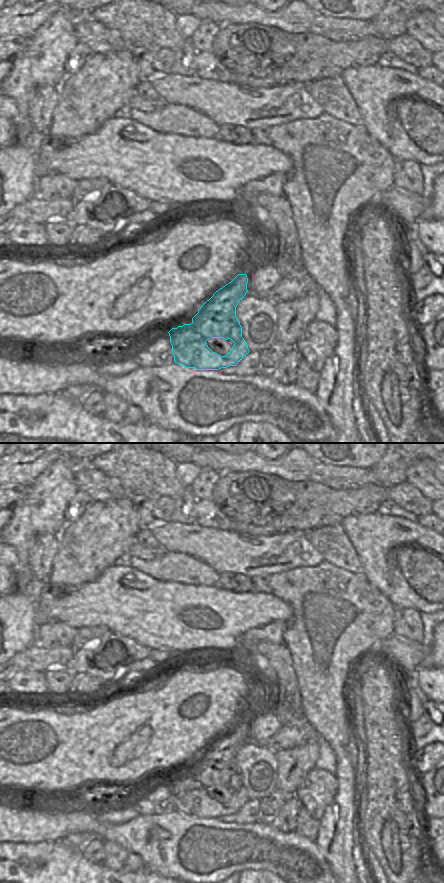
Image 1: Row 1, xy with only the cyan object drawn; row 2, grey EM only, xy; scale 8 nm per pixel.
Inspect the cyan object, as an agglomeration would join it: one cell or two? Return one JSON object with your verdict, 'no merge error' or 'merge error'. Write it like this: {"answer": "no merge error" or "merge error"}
{"answer": "no merge error"}

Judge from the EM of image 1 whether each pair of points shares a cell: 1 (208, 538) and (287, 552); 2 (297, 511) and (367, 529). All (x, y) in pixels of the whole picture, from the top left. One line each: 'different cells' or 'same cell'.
1: same cell
2: different cells

